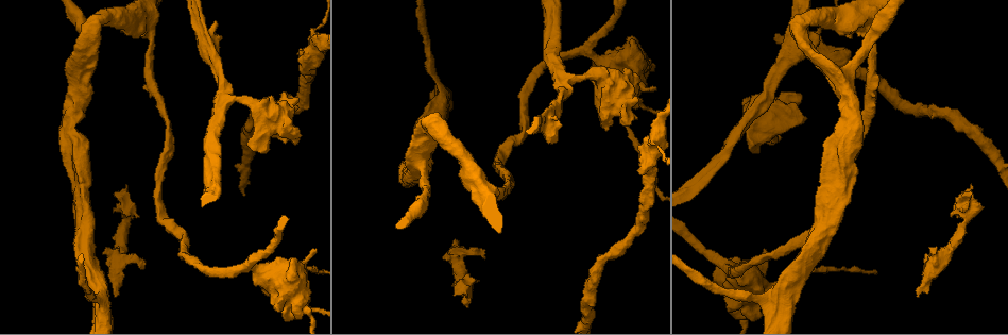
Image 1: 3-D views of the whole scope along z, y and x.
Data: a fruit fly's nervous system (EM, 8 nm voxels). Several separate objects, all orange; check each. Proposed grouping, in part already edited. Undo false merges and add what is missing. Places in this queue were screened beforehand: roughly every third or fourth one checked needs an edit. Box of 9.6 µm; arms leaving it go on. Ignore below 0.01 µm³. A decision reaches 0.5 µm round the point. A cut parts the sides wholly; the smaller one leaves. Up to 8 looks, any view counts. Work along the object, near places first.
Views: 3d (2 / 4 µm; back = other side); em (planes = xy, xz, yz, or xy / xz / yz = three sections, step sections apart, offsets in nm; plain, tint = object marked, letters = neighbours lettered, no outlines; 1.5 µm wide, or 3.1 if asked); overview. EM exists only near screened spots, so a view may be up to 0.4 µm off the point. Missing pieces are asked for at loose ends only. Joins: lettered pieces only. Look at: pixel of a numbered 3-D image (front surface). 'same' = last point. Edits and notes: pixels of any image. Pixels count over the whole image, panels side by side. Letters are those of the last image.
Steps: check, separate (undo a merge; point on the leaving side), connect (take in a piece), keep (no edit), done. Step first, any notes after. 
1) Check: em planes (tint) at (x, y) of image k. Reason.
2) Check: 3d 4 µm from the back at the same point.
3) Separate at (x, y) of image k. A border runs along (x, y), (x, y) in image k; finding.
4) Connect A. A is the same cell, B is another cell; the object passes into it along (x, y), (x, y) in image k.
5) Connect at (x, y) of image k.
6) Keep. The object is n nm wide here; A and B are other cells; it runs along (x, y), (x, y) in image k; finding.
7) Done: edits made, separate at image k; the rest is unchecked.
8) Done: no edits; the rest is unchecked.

Check: em planes (letters) at (454, 242) of image 1. Branch stops here.

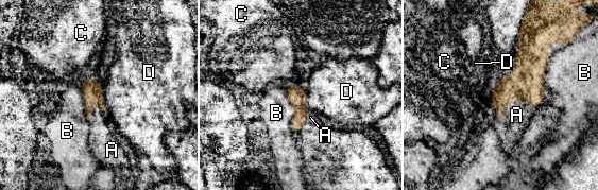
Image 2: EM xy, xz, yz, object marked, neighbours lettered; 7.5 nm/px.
Connect A. The longest contact is with B, 360 nm; A is the same cell, B, C and D are other cells; the object passes into it along (525, 83), (509, 101), (516, 115) in image 2; the neuron continues.

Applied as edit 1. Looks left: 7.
Check: overview. Redraw.

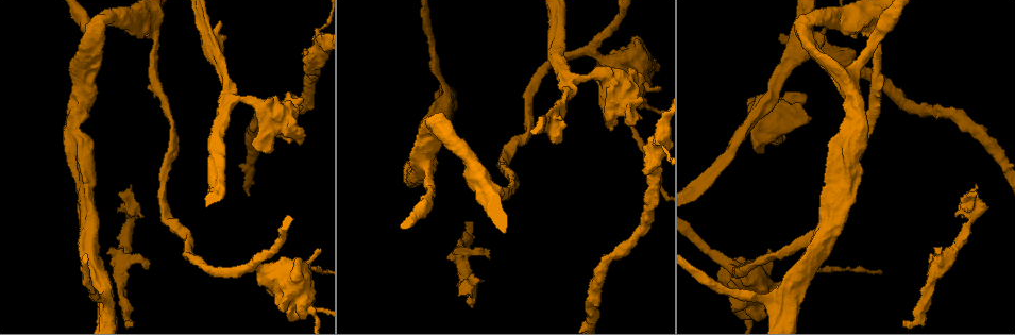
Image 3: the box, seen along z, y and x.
Check: em planes (letters) at (222, 73) of image 3. Calibre changes.

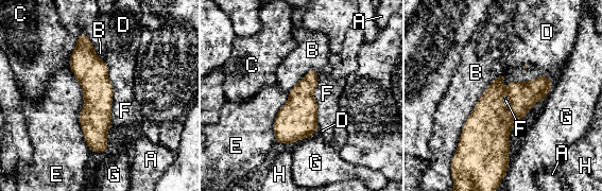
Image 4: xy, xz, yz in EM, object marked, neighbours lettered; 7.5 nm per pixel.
Keep. A, B, C, D, E, F, G and H are other cells; it runs along (88, 58), (102, 150) in image 4; all the same neuron.

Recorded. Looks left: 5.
Check: em xz step 8 (letters) at (755, 149) of image 3. An open end.

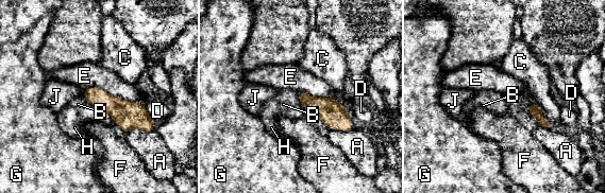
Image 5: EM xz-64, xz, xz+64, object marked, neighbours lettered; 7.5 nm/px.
Check: em planes (letters) at the same point.

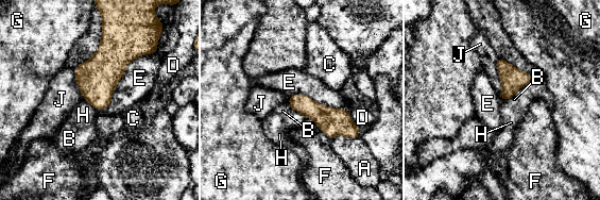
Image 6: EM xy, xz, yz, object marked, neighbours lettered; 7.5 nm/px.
Keep. The longest contact is with E, 600 nm; A, B, C, D, E, F, G, H and J are other cells; none of them fits.

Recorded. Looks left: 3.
Check: em xy step 4 (letters) at (611, 131) of image 3. Free end.

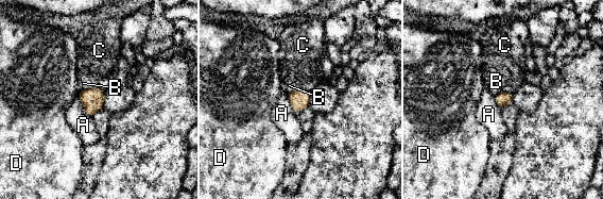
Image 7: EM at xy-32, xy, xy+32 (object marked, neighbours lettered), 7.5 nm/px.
Keep. The longest contact is with A, 200 nm; A, B, C and D are other cells; a border runs along (103, 89), (88, 87), (79, 93) in image 7; none of them fits.

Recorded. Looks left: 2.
Done: edits made, connect at image 2; the rest is unchecked.

